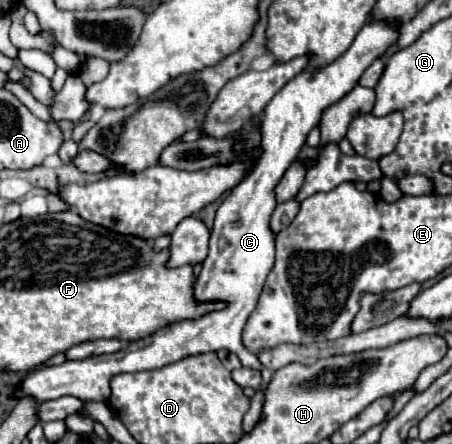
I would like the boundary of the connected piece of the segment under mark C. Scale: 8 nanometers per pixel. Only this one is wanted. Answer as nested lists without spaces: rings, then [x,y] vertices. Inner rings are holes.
[[[370,19],[352,45],[336,57],[332,63],[324,67],[306,67],[300,75],[296,75],[282,91],[274,95],[274,99],[266,105],[262,113],[262,155],[254,163],[252,171],[230,191],[230,195],[222,201],[216,211],[208,257],[202,263],[202,271],[198,275],[198,283],[194,295],[198,301],[228,301],[228,307],[222,311],[208,313],[196,321],[180,321],[160,329],[158,333],[126,343],[122,351],[110,355],[98,355],[84,361],[64,361],[56,367],[42,367],[22,381],[18,397],[32,395],[38,401],[50,401],[64,395],[74,395],[84,401],[108,401],[110,399],[110,379],[120,373],[134,373],[146,369],[166,367],[190,355],[200,355],[208,351],[226,349],[238,355],[244,367],[256,367],[262,371],[262,383],[270,381],[272,371],[266,369],[254,353],[242,347],[240,335],[246,325],[248,315],[258,303],[258,295],[266,281],[266,275],[274,267],[274,239],[276,235],[270,231],[270,215],[278,205],[274,187],[280,183],[286,169],[298,159],[302,145],[306,143],[306,135],[320,125],[322,113],[326,107],[338,103],[348,91],[354,89],[362,73],[372,65],[374,59],[384,57],[384,53],[396,45],[400,35],[400,21],[390,19]]]

